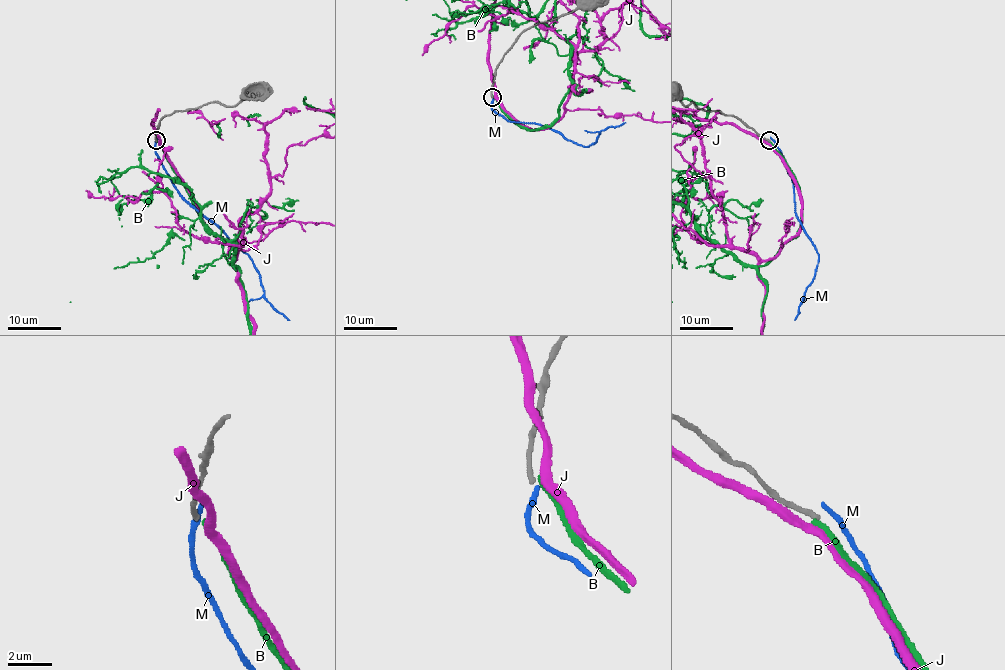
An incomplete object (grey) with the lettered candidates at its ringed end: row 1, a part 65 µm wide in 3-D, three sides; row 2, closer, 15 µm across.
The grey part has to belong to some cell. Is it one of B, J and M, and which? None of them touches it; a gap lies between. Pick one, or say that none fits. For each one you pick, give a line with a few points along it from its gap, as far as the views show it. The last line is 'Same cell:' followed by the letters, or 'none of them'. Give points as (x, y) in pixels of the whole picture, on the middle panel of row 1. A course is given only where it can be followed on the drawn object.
Same cell: none of them

